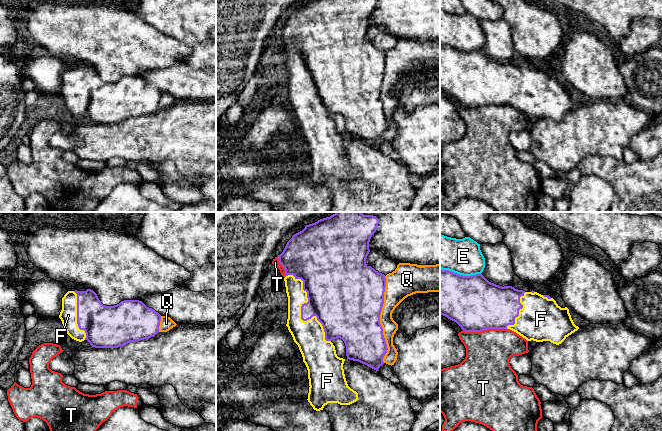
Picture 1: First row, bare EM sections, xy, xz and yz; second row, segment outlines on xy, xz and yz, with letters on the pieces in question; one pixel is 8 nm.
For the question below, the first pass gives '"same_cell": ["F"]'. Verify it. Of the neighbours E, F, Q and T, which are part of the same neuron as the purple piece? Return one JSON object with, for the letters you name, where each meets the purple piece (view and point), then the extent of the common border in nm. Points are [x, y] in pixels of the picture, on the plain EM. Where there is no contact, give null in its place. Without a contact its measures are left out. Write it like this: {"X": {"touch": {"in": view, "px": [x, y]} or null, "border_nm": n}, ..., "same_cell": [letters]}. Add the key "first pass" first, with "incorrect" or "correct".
{"first pass": "correct", "F": {"touch": {"in": "xz", "px": [301, 88]}, "border_nm": 650}, "same_cell": ["F"]}

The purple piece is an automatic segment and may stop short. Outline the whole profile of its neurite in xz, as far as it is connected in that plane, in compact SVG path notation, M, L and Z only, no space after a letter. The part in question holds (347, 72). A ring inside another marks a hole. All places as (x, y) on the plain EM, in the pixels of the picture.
M309 0L294 10L283 28L278 31L285 45L285 63L288 73L286 102L298 121L308 146L308 178L314 186L323 186L328 179L350 181L358 176L358 169L346 157L343 140L345 135L336 130L332 115L340 114L346 122L347 135L358 137L378 147L384 140L387 120L380 100L386 63L385 51L366 40L370 28L369 18L378 0Z

